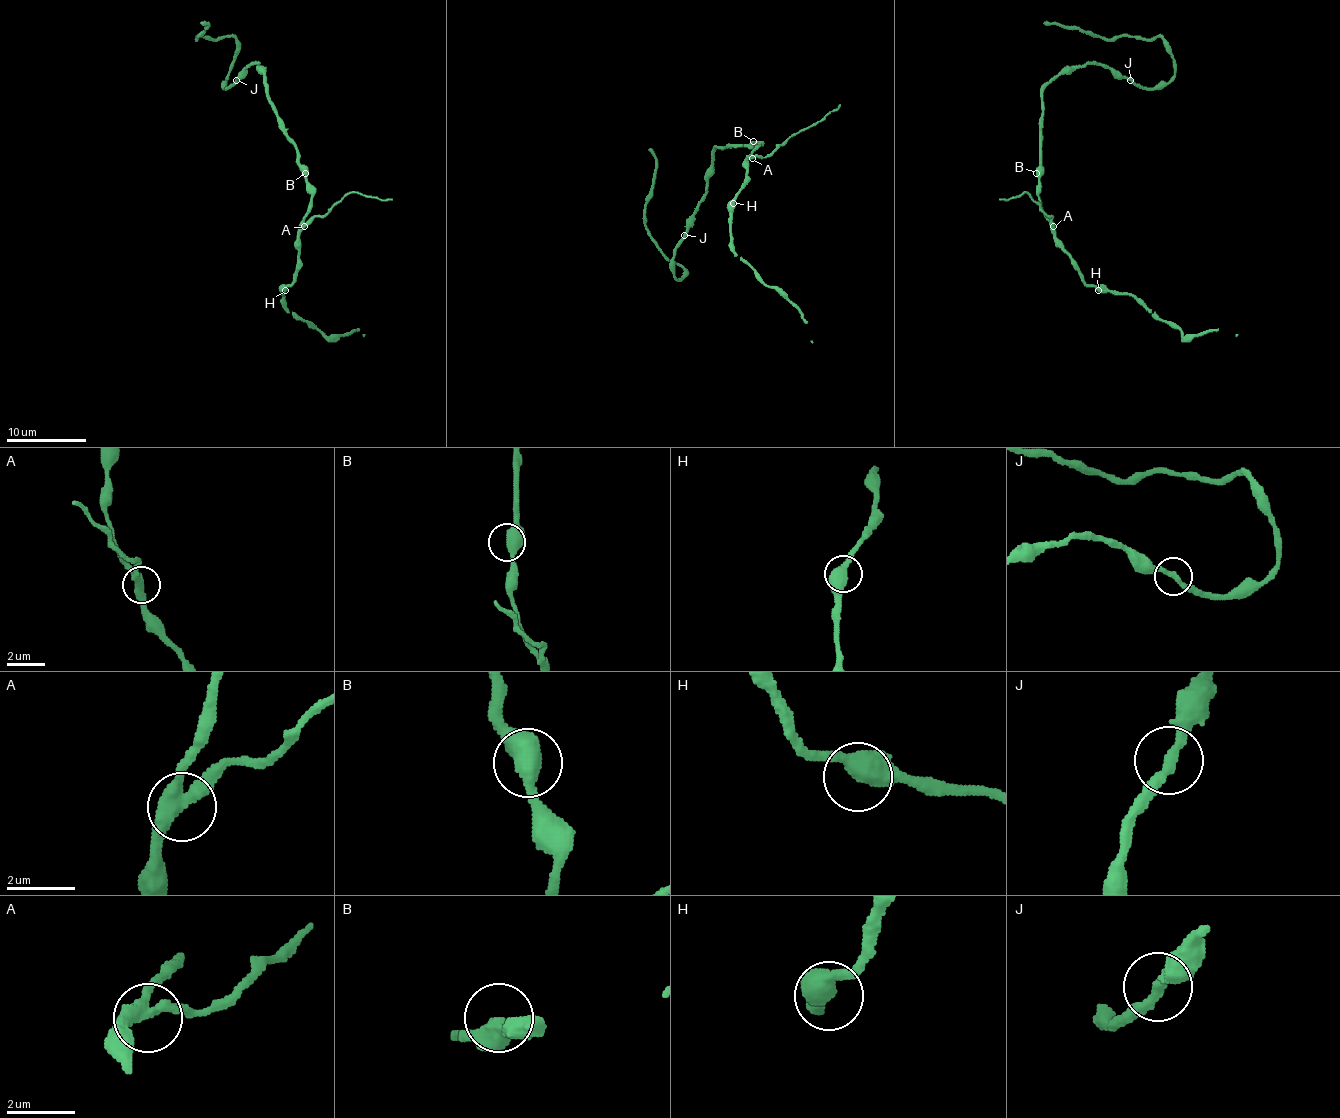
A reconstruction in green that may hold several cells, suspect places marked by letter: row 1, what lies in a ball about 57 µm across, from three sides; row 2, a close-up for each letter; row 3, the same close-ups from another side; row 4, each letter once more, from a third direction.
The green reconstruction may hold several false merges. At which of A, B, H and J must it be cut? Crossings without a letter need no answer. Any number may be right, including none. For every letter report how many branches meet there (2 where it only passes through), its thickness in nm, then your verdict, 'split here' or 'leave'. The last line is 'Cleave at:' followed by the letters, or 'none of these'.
A: 3 | 380 nm | split here
B: 3 | 400 nm | leave
H: 2 | 500 nm | leave
J: 2 | 280 nm | leave
Cleave at: A

